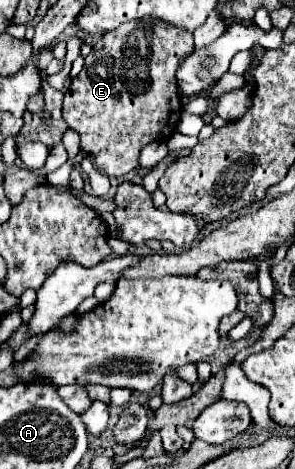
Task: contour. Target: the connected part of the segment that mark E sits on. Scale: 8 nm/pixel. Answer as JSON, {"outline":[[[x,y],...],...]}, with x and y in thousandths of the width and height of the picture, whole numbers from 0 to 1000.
{"outline":[[[451,41],[356,70],[288,122],[275,156],[241,173],[214,215],[220,262],[268,284],[275,322],[315,330],[322,356],[369,377],[417,377],[471,356],[471,326],[512,301],[566,301],[614,249],[620,220],[600,198],[593,151],[654,109],[654,70],[546,41]]]}

